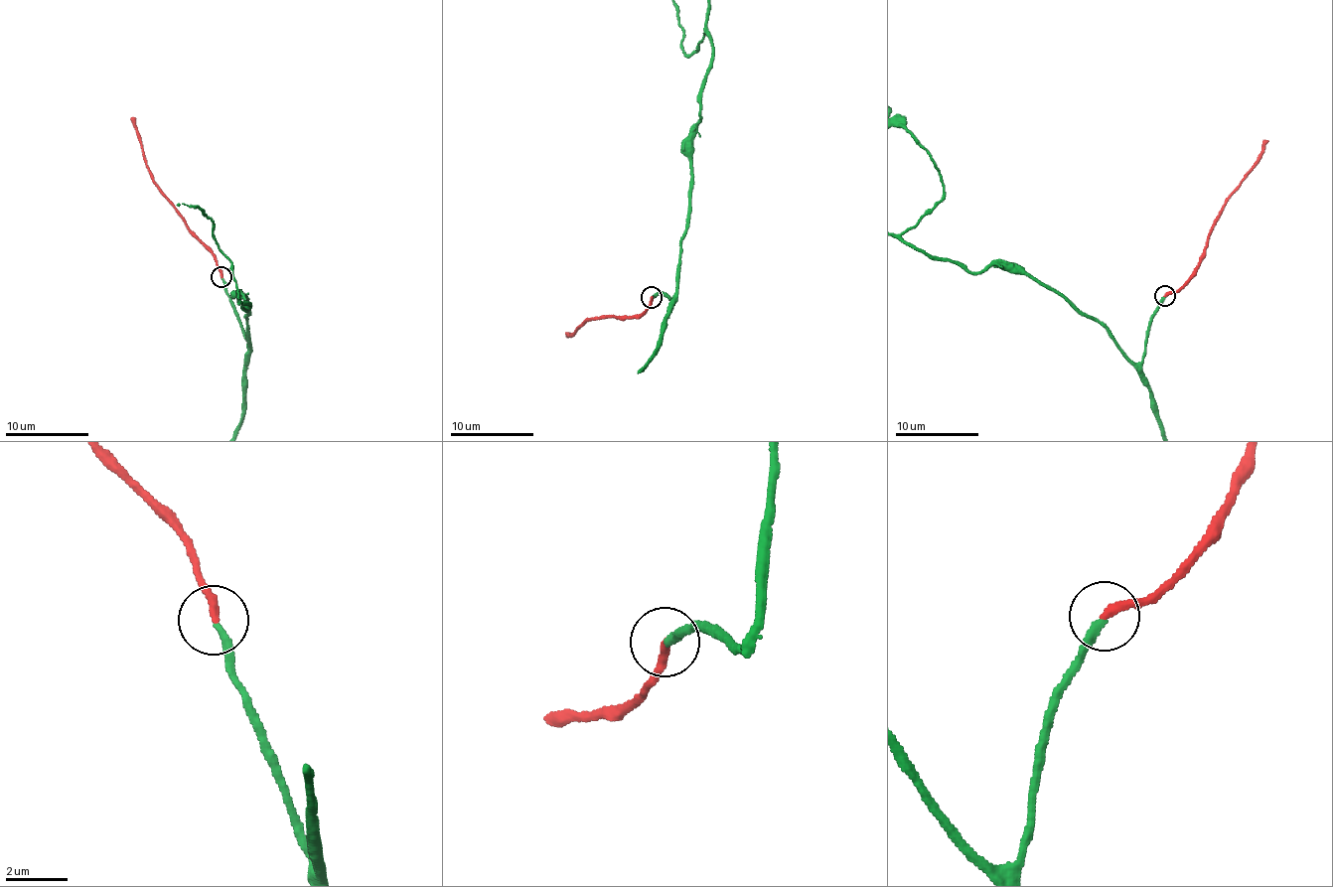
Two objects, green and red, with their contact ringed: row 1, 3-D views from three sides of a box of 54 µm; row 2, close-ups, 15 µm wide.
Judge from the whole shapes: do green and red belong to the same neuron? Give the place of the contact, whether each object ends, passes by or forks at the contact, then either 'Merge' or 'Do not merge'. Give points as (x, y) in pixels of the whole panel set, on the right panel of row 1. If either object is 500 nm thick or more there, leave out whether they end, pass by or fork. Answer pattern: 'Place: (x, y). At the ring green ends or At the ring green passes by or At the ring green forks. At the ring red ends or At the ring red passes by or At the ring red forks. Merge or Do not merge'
Place: (1165, 296). At the ring green ends. At the ring red ends. Merge

